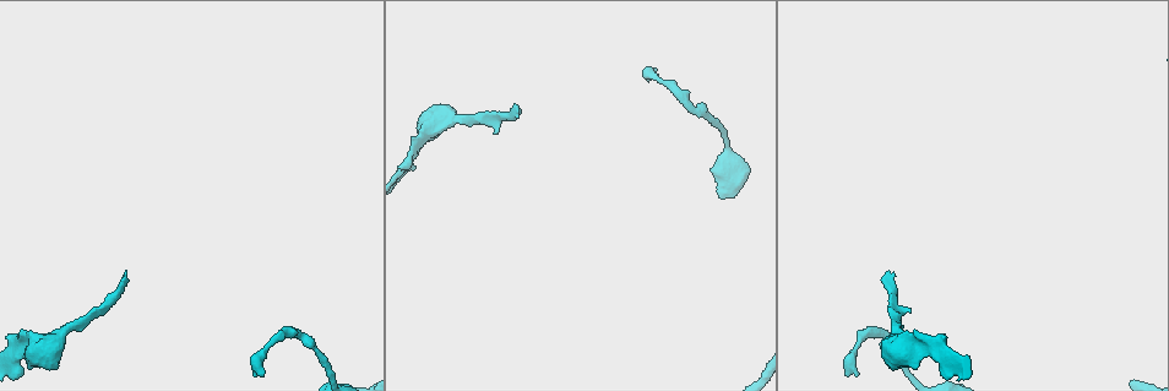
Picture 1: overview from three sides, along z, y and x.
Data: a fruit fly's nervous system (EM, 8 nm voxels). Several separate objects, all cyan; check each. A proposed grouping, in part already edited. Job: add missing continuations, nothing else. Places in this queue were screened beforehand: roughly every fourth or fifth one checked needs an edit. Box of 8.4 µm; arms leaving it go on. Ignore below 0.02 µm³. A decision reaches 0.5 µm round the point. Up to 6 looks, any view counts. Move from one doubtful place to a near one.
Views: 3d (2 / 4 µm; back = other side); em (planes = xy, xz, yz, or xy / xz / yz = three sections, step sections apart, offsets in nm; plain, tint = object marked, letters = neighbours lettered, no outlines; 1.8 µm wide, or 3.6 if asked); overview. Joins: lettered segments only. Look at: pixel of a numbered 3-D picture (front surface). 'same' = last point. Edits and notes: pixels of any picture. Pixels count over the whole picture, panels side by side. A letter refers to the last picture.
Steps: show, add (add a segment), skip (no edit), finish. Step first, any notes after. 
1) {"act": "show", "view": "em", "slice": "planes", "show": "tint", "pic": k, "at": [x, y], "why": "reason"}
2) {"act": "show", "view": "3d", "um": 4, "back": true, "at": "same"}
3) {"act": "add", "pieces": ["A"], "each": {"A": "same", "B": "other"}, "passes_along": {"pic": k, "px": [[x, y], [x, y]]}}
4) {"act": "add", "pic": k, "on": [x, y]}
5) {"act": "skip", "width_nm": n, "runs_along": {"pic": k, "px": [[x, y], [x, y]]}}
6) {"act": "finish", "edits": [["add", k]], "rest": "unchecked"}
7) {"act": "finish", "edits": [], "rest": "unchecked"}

{"act": "show", "view": "em", "slice": "planes", "show": "letters", "pic": 1, "at": [269, 349], "why": "a narrow waist"}

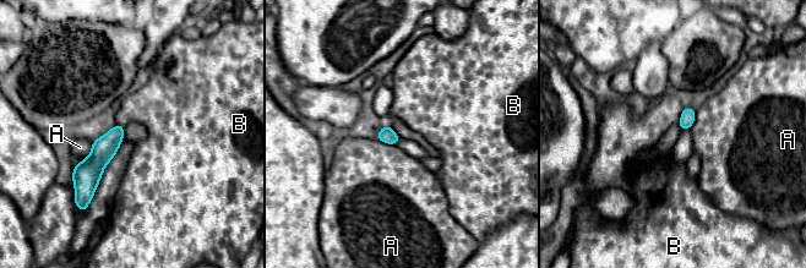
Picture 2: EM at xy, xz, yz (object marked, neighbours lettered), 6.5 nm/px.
{"act": "skip", "each": {"A": "other", "B": "other"}, "border": {"pic": 2, "px": [[682, 108], [681, 116], [676, 122]]}, "found": "none of them fits"}

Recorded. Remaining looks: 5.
{"act": "show", "view": "em", "slice": "planes", "show": "letters", "pic": 1, "at": [516, 112], "why": "free end"}

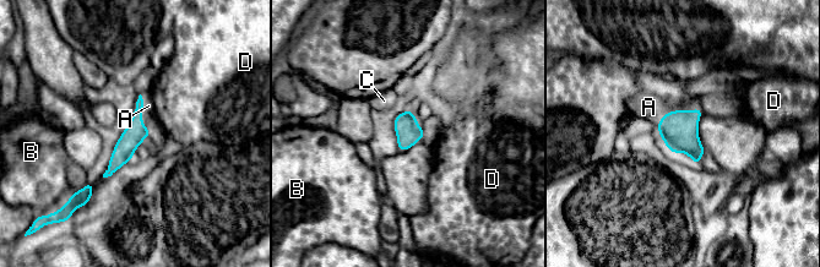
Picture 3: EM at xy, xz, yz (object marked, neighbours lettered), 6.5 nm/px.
{"act": "add", "pieces": ["A"], "each": {"A": "same", "B": "other", "C": "other", "D": "other"}, "passes_along": {"pic": 3, "px": [[135, 132], [141, 113], [148, 105]]}, "found": "it goes on there"}

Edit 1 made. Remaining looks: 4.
{"act": "show", "view": "overview"}

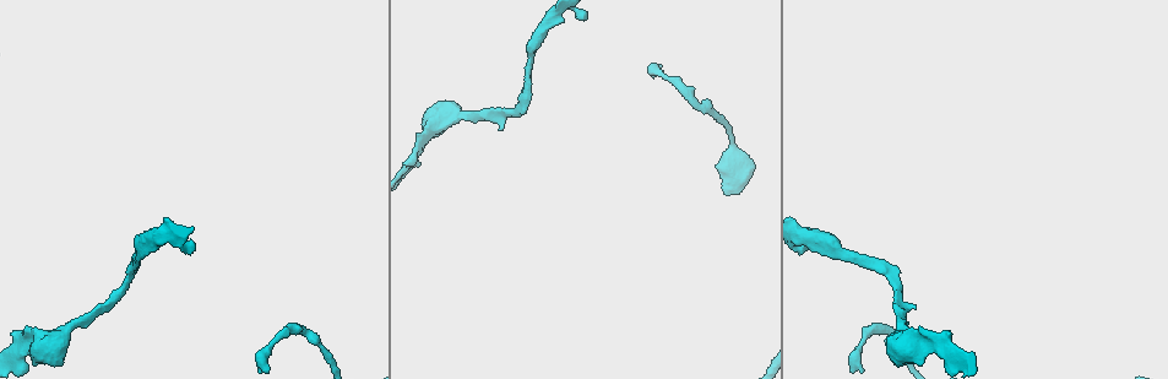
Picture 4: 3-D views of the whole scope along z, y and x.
{"act": "show", "view": "3d", "um": 2, "pic": 4, "at": [34, 365], "why": "thick end"}

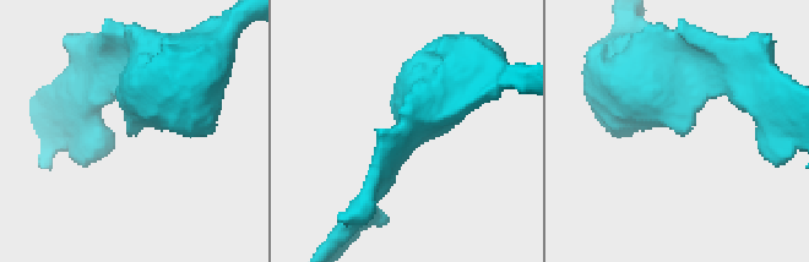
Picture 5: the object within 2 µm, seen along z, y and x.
{"act": "show", "view": "em", "slice": "yz", "step": 4, "show": "tint", "pic": 5, "at": [127, 133], "why": "shape alone is not enough"}

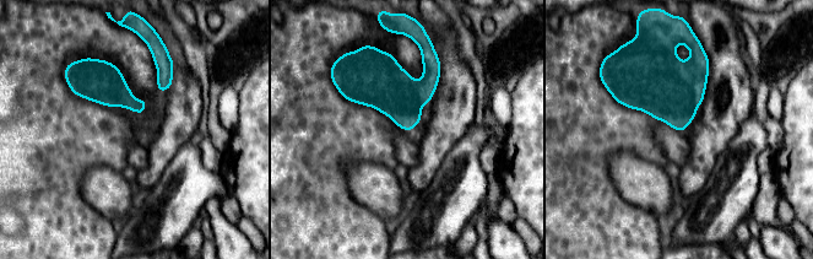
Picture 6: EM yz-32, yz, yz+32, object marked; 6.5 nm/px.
{"act": "show", "view": "em", "slice": "xy", "step": 8, "show": "letters", "at": "same"}

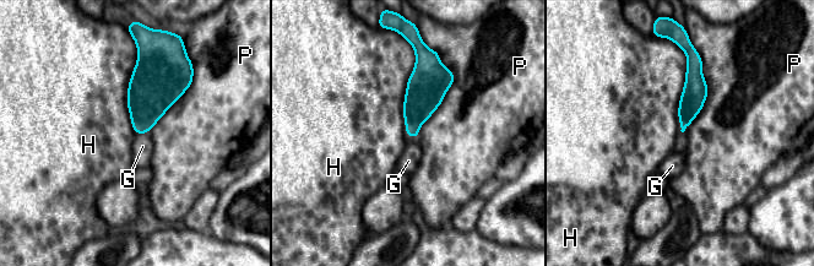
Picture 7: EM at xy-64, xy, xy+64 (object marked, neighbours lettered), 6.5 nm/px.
{"act": "skip", "longest_contact_nm": ["P", 550], "each": {"G": "other", "H": "other", "P": "other"}, "found": "no lettered segment goes on from it"}

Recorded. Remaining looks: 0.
{"act": "finish", "edits": [["add", 3]], "rest": "unchecked"}

